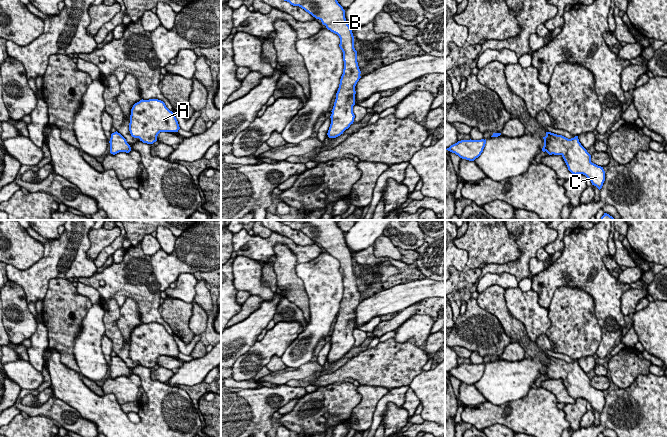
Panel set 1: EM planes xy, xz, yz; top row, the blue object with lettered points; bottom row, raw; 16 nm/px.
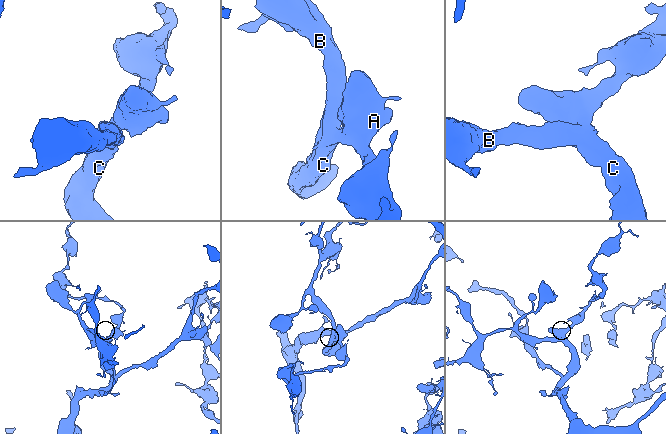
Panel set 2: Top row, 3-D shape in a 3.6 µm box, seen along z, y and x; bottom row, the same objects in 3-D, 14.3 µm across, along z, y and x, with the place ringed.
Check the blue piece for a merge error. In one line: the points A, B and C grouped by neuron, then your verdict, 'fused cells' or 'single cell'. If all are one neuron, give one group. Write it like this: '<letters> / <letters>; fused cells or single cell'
A B C; single cell

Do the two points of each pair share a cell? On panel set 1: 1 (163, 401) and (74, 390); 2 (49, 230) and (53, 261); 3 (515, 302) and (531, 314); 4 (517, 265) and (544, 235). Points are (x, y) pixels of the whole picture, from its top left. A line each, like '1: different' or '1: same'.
1: same
2: different
3: same
4: same

